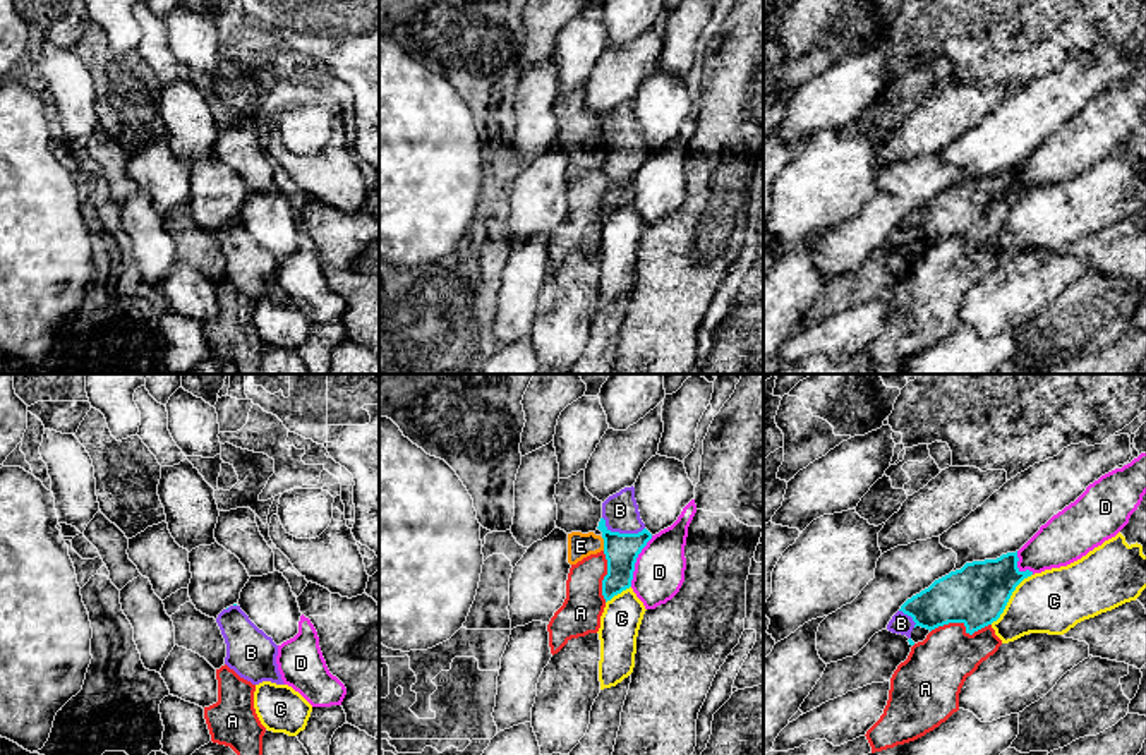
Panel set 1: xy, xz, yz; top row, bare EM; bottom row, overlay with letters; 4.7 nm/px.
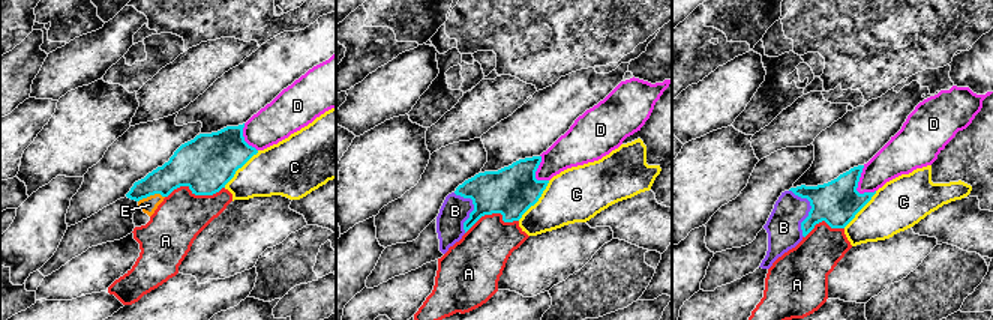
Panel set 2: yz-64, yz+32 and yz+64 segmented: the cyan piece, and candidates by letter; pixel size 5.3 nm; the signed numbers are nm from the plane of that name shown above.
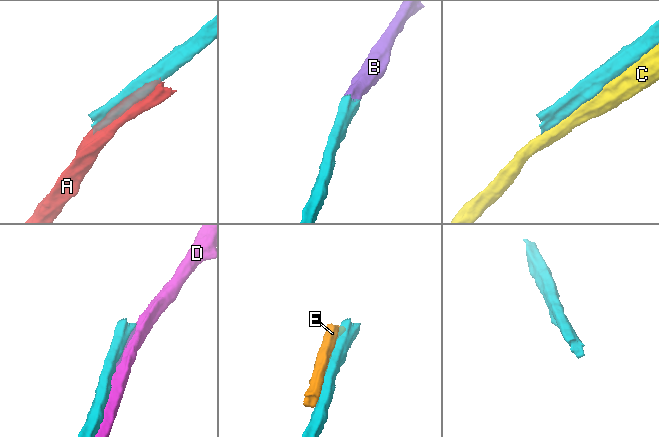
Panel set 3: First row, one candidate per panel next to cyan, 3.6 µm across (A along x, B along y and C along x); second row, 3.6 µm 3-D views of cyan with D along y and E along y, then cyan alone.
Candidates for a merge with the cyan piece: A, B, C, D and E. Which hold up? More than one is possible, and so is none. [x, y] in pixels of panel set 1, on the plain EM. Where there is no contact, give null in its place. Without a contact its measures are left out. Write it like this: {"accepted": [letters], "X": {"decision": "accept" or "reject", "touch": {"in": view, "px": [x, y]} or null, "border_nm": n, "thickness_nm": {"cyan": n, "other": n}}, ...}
{"accepted": ["B"], "A": {"decision": "reject", "touch": {"in": "yz", "px": [961, 237]}, "border_nm": 300, "thickness_nm": {"cyan": 280, "other": 280}}, "B": {"decision": "accept", "touch": {"in": "xz", "px": [621, 150]}, "border_nm": 200, "thickness_nm": {"cyan": 160, "other": 160}}, "C": {"decision": "reject", "touch": {"in": "yz", "px": [1009, 213]}, "border_nm": 300, "thickness_nm": {"cyan": 280, "other": 300}}, "D": {"decision": "reject", "touch": {"in": "xz", "px": [635, 177]}, "border_nm": 260, "thickness_nm": {"cyan": 160, "other": 240}}, "E": {"decision": "reject", "touch": {"in": "xz", "px": [604, 160]}, "border_nm": 70, "thickness_nm": {"cyan": 160, "other": 120}}}

